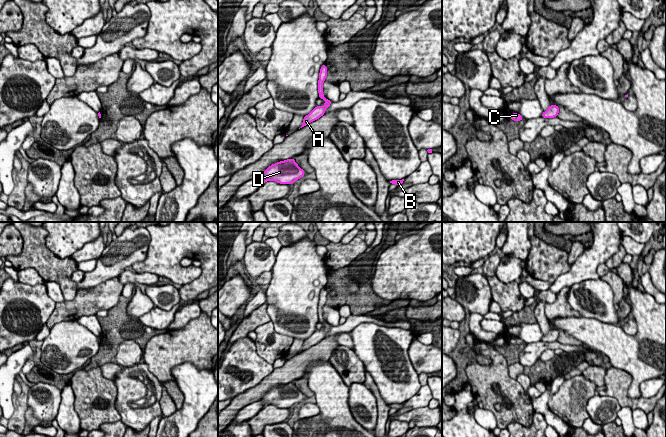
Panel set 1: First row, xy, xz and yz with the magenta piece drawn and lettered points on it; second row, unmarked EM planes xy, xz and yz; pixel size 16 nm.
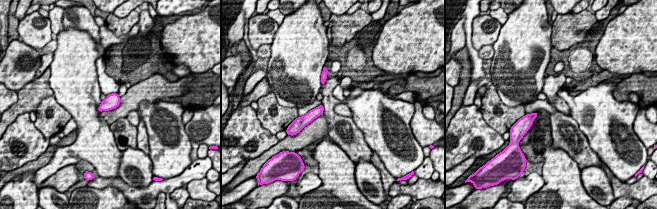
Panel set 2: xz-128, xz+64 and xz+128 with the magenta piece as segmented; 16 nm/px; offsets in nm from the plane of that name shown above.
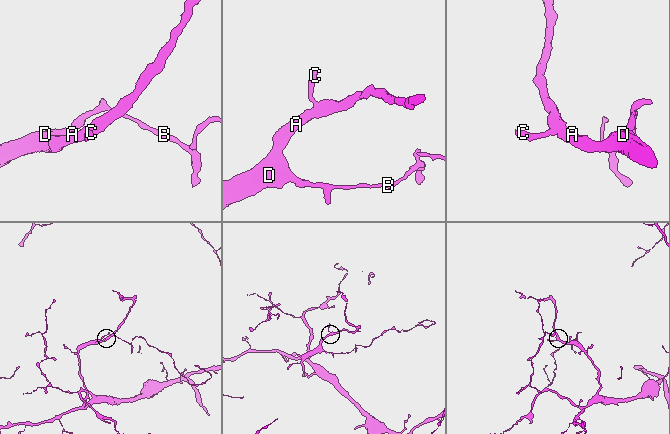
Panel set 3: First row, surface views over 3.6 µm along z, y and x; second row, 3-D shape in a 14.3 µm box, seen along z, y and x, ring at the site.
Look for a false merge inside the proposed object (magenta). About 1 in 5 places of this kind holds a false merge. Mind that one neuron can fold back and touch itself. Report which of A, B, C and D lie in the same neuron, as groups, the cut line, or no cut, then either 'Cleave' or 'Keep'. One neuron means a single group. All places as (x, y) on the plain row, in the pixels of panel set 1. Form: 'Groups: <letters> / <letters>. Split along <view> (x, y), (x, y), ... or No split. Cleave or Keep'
Groups: A B C D. No split. Keep

